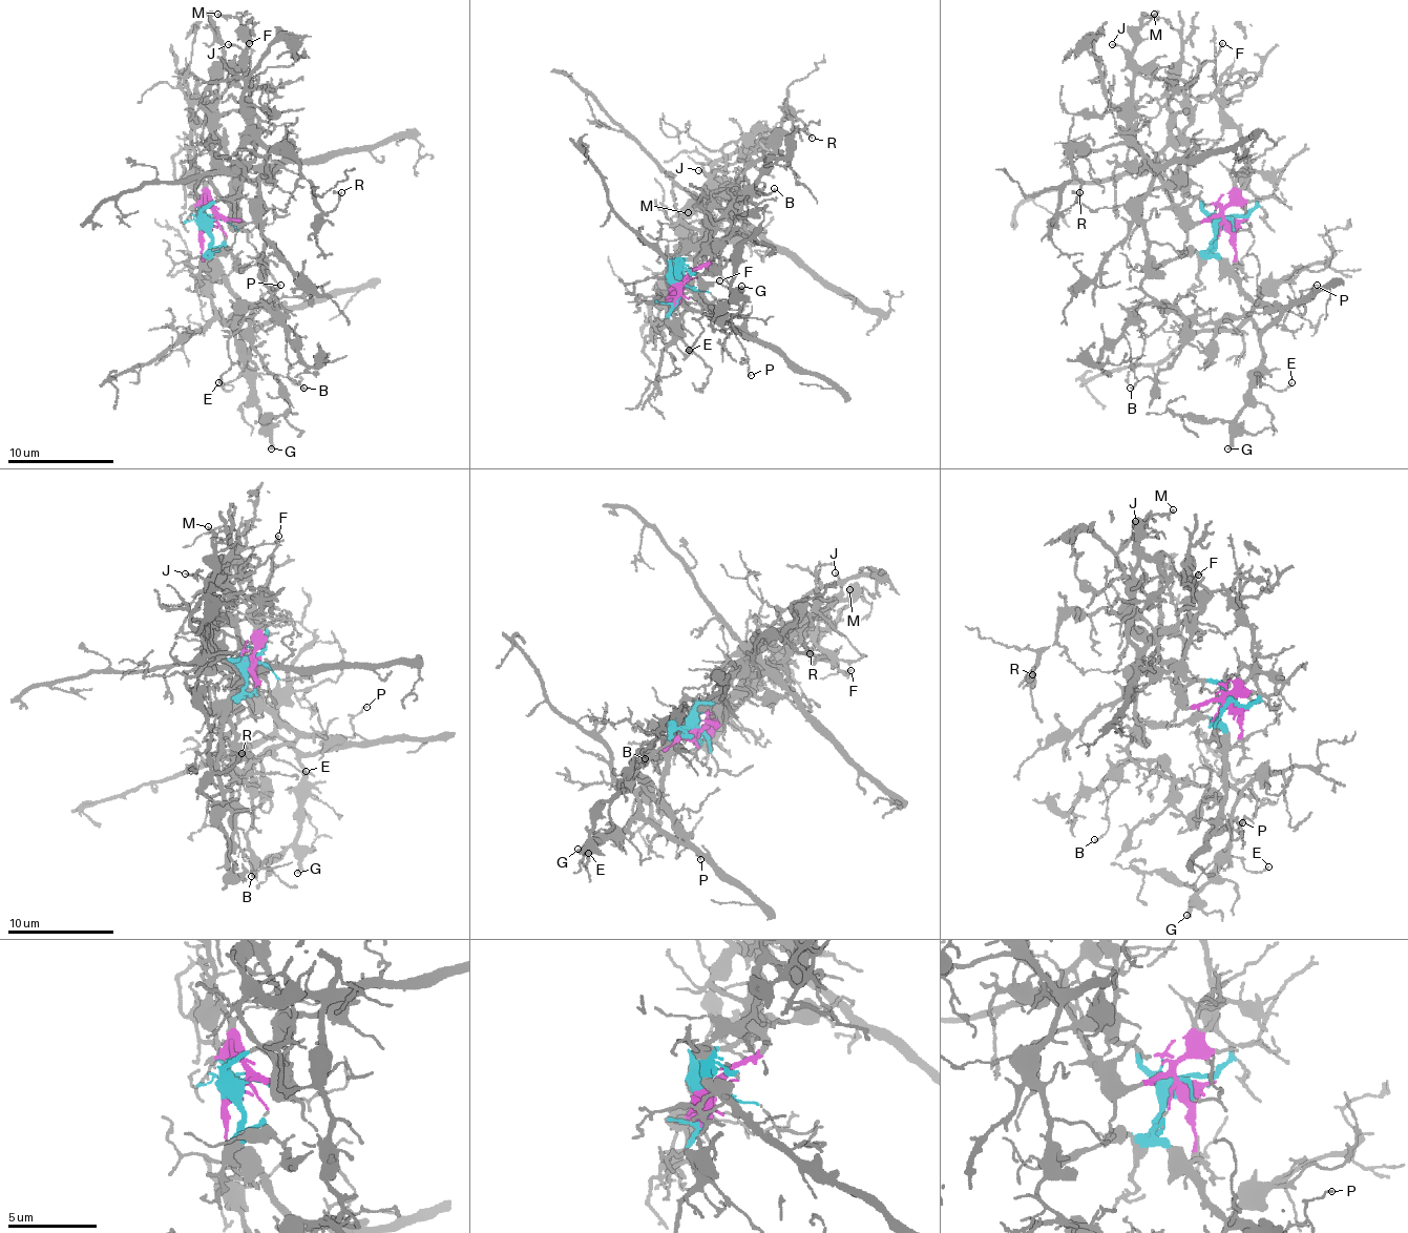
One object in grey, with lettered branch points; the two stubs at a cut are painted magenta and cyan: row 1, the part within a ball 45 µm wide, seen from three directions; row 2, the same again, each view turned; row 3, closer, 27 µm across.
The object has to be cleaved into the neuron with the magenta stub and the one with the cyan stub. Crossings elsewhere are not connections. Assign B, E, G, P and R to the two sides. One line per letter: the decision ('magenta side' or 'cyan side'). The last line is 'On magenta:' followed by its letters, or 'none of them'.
B: cyan side
E: cyan side
G: cyan side
P: cyan side
R: magenta side
On magenta: R

